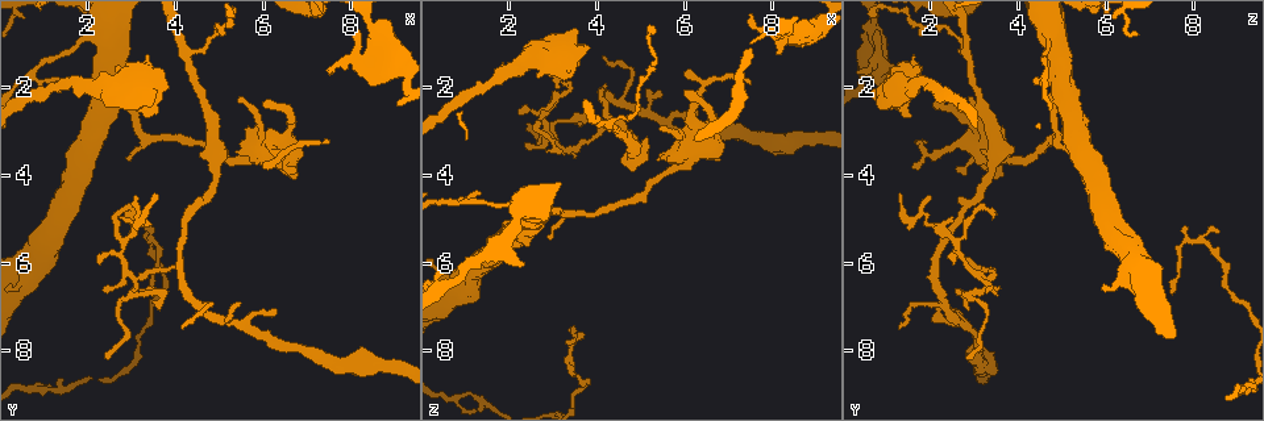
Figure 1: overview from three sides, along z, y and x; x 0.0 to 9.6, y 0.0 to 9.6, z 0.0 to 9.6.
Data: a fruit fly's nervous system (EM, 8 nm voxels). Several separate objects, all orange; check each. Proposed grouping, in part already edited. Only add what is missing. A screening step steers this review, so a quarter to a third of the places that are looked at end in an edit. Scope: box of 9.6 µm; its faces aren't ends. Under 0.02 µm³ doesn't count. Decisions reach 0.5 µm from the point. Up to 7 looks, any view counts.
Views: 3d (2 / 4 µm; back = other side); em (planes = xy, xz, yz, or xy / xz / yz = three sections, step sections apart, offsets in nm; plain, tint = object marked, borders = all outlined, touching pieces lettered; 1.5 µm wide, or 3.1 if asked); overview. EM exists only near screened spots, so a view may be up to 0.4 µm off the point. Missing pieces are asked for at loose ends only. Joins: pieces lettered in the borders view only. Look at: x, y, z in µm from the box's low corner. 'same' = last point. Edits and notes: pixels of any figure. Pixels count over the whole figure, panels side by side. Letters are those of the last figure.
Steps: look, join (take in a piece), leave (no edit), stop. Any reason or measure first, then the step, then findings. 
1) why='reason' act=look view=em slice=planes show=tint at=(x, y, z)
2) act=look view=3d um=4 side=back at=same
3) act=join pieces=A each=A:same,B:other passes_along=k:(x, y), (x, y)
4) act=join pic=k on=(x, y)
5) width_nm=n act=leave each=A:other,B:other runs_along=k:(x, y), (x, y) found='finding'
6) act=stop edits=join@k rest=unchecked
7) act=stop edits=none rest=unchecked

why='branch stops here' act=look view=3d um=2 at=(4.15, 7.40, 1.30)

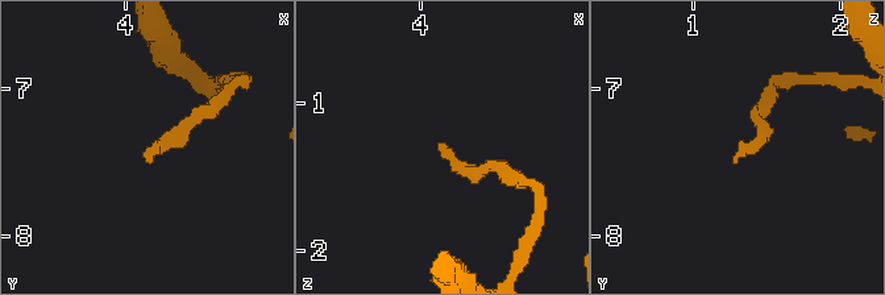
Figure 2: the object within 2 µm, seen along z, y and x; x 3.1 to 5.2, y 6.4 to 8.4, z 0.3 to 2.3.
act=look view=em slice=xy step=4 show=tint at=(4.14, 7.46, 1.26)

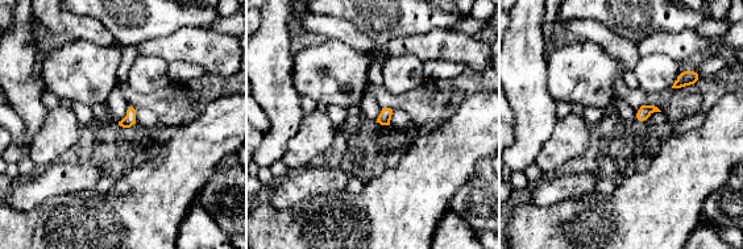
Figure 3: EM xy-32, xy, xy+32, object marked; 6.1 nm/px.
act=look view=em slice=planes show=borders at=same

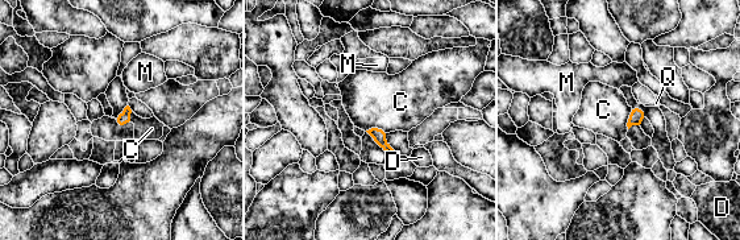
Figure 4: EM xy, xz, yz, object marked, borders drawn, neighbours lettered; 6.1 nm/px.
act=leave each=C:other,D:other,M:other,Q:other border=4:(631, 107), (627, 128) found='none of them fits'

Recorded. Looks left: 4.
act=look view=em slice=planes show=tint at=(2.30, 6.00, 2.55)

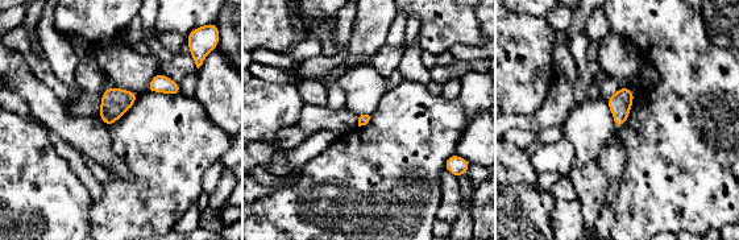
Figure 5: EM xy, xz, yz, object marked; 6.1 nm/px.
why='what lies round it' act=look view=em slice=planes show=borders at=same

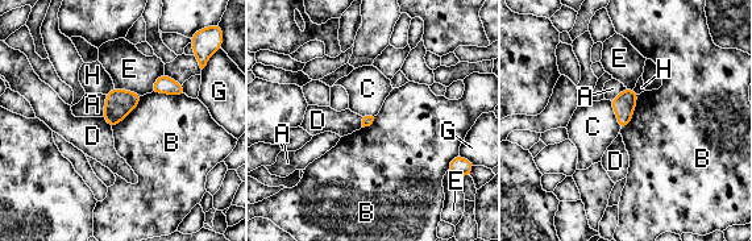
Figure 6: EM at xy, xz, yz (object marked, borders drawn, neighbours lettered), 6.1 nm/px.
longest_contact=B:260nm act=leave each=A:other,B:other,C:other,D:other,E:other,G:other,H:other border=6:(640, 94), (631, 121), (620, 131) found='no lettered piece goes on from it'

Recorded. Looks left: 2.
why='tapers out' act=look view=3d um=4 at=(7.55, 3.30, 1.85)

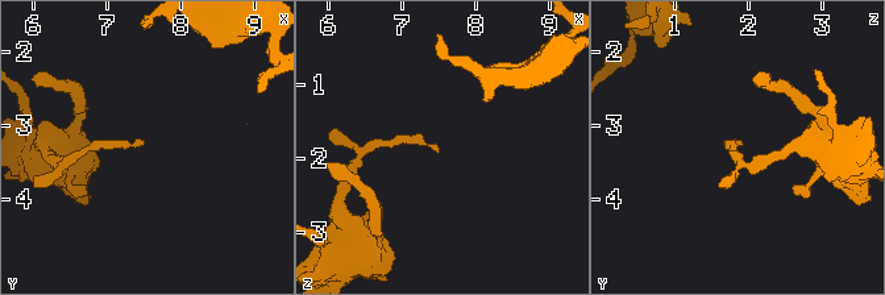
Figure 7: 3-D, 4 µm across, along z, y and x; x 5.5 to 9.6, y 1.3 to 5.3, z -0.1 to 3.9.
why='now the EM' act=look view=em slice=planes show=borders at=(7.50, 3.25, 1.95)

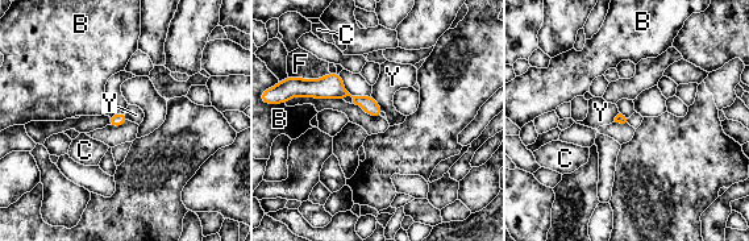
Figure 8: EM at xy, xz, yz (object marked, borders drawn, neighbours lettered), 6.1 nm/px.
act=leave each=B:other,C:other,F:other,Y:other border=8:(371, 94), (383, 111) found='no lettered piece goes on from it'

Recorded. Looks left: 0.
act=stop edits=none rest=unchecked

